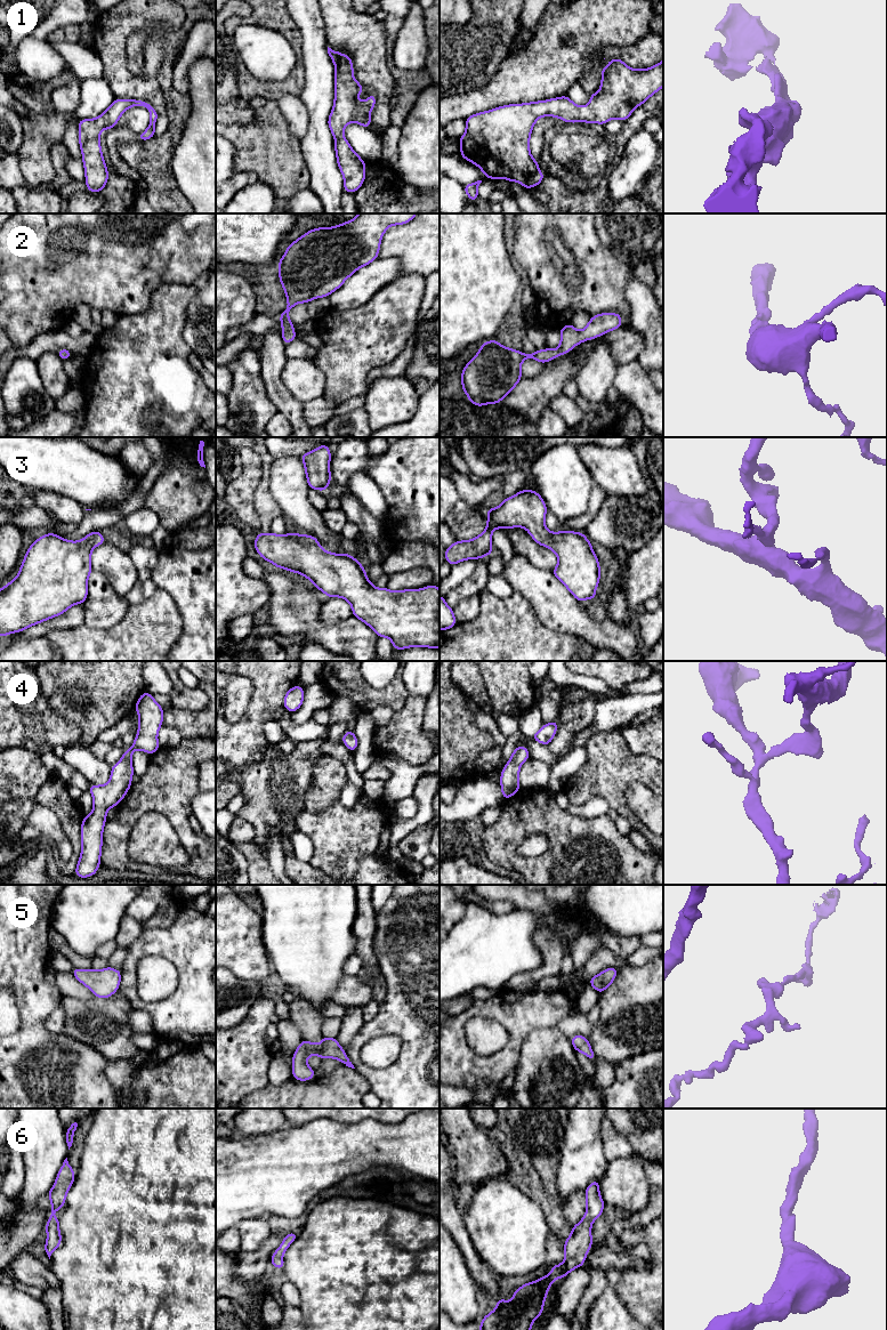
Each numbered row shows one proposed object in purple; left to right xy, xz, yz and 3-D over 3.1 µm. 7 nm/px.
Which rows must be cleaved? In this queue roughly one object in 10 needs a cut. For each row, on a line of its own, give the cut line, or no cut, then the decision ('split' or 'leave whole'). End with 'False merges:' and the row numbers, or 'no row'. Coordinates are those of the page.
1: no cut; leave whole
2: no cut; leave whole
3: no cut; leave whole
4: no cut; leave whole
5: no cut; leave whole
6: no cut; leave whole
False merges: no row

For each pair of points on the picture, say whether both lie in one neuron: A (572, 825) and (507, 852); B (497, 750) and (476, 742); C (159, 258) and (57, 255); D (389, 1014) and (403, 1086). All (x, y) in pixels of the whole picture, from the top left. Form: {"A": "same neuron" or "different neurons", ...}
{"A": "same neuron", "B": "different neurons", "C": "same neuron", "D": "same neuron"}

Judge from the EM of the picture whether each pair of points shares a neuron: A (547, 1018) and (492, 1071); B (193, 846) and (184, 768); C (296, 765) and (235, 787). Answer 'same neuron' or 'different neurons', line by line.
A: same neuron
B: same neuron
C: different neurons

